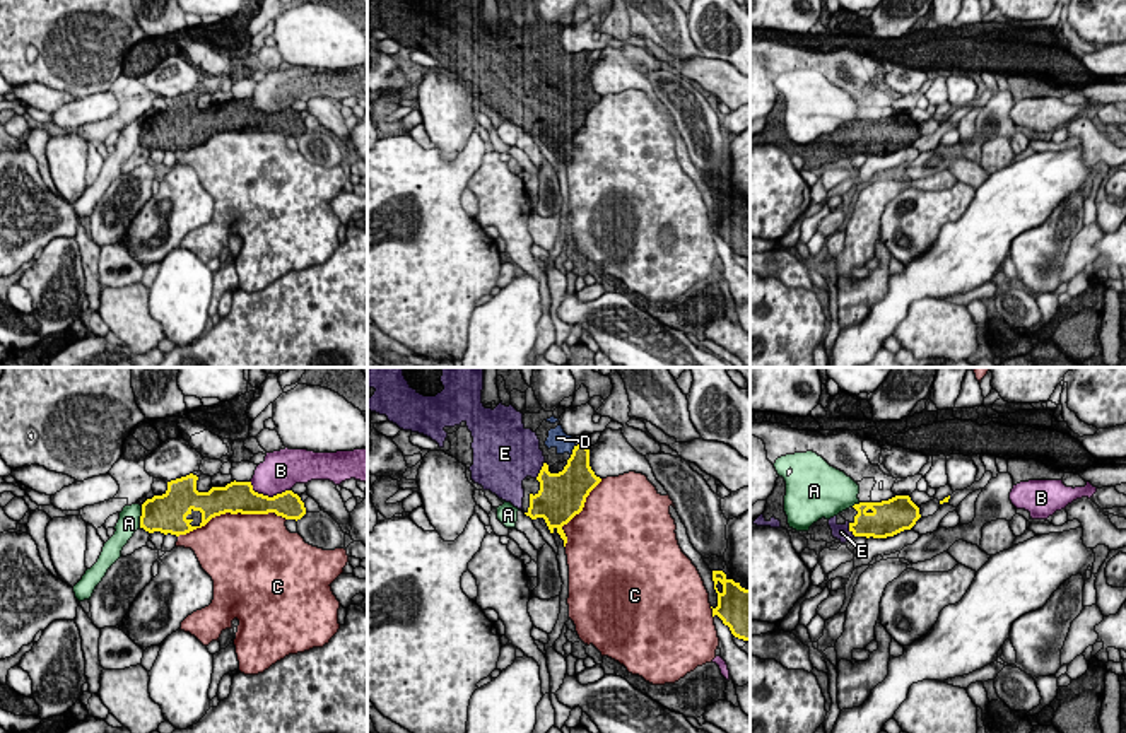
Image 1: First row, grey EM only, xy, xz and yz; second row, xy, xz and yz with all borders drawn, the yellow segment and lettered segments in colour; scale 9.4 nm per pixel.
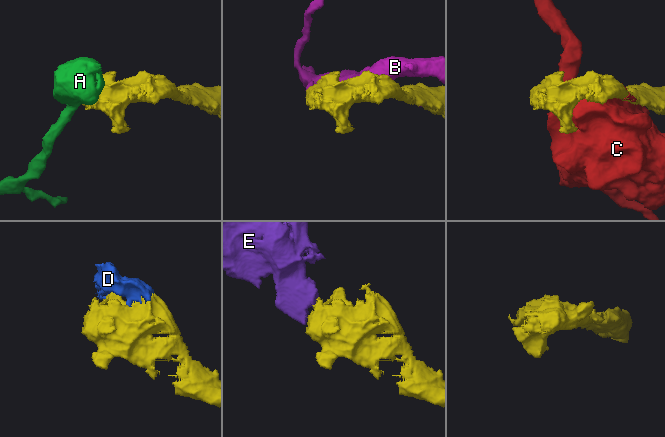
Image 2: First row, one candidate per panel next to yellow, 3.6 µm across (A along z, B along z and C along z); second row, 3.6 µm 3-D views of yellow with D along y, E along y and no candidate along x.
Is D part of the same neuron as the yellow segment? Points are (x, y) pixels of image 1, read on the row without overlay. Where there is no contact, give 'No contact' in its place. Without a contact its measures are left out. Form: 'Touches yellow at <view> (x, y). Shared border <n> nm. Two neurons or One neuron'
Touches yellow at xz (573, 67). Shared border 120 nm. One neuron

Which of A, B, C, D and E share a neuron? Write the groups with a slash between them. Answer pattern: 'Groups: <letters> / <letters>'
Groups: A / B / C / D E

